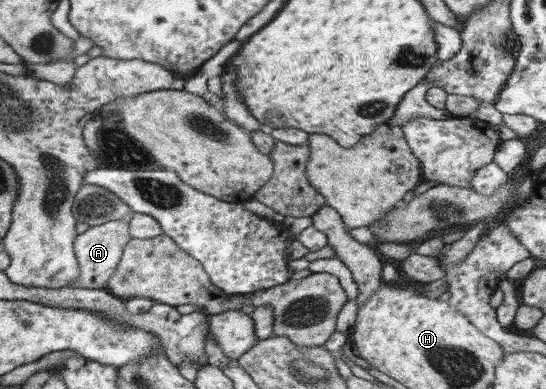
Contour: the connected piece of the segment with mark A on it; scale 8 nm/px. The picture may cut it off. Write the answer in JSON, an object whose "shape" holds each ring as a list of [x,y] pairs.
{"shape":[[[109,220],[98,226],[88,226],[82,234],[77,235],[75,247],[78,270],[78,277],[71,281],[72,288],[104,288],[121,262],[124,244],[128,244],[132,236],[128,236],[128,224],[126,220]]]}

